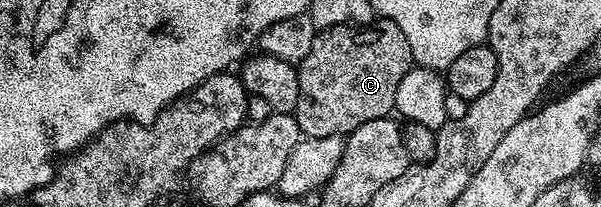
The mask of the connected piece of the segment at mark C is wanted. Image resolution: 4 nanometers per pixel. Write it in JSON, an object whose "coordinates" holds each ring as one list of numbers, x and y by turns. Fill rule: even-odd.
{"coordinates":[[382,18,362,26,342,24,336,28,316,31,309,54,297,65,299,74,299,97,293,113,300,133,307,138,346,137,365,122,373,122,395,112,397,86,401,78,413,66,409,42,401,34,401,26]]}

